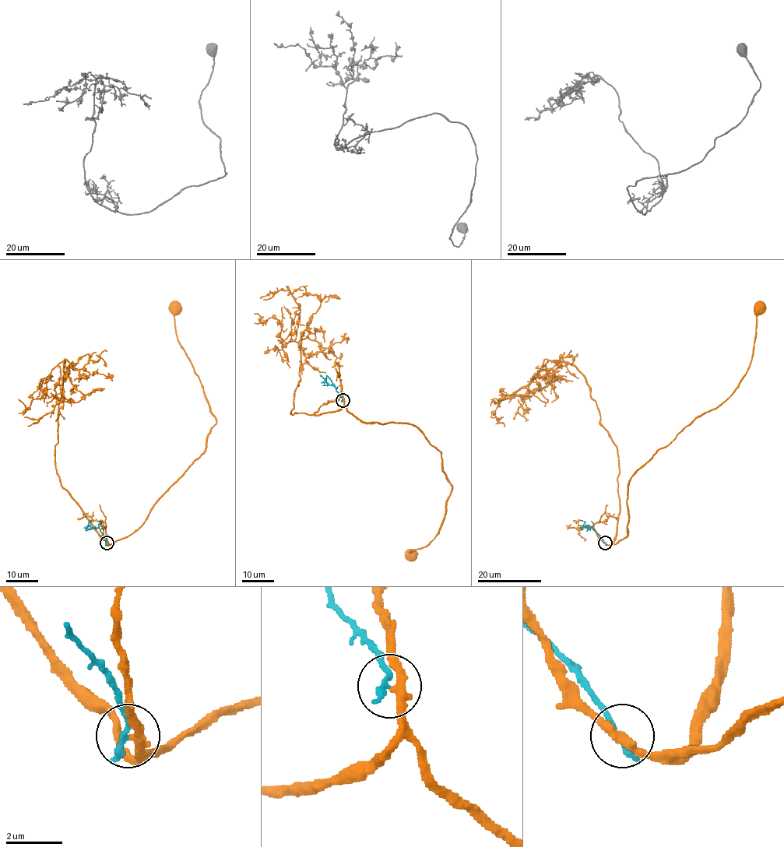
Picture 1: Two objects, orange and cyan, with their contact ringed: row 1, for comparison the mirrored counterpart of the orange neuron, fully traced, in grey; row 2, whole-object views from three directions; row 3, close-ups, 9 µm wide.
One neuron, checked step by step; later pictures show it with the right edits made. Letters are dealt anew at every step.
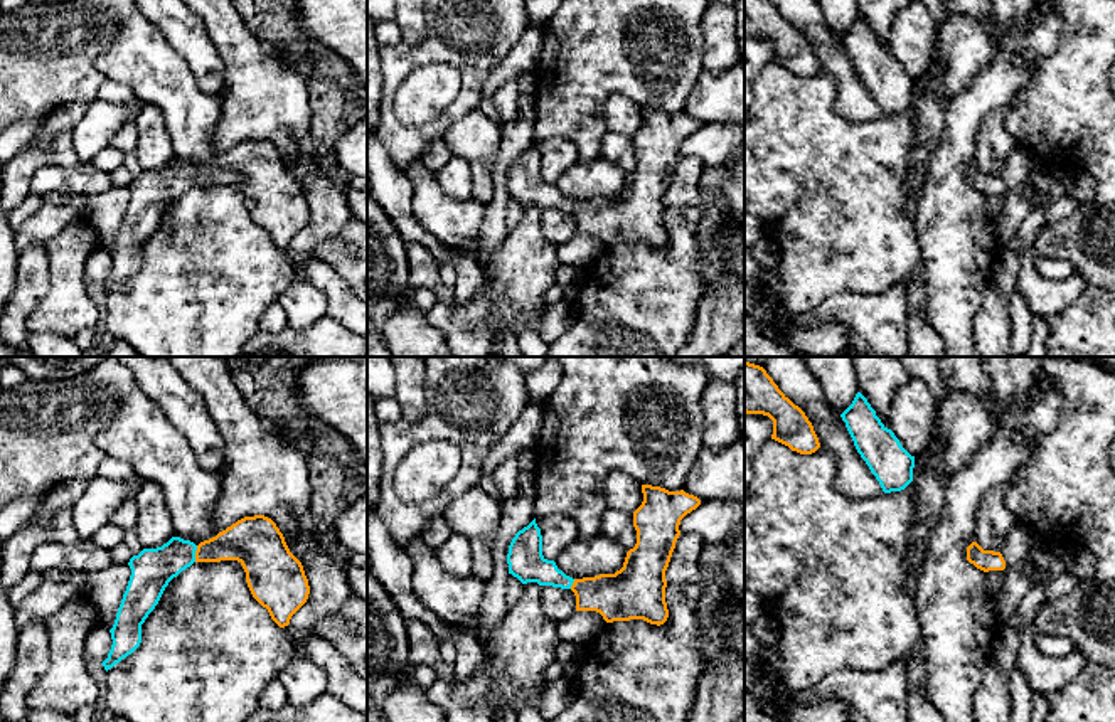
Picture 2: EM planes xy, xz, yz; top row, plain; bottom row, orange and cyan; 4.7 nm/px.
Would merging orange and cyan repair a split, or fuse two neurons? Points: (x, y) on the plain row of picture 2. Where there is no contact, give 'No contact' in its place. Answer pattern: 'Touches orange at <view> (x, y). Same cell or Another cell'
Touches orange at xy (196, 177). Same cell

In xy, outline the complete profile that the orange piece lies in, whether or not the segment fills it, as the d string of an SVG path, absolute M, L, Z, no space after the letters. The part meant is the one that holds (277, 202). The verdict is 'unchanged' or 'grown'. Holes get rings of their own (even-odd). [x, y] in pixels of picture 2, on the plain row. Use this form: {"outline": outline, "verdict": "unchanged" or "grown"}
{"outline": "M244 140L195 168L172 160L157 172L143 172L128 185L131 199L111 256L111 273L101 286L108 295L141 266L141 247L158 227L168 205L194 185L237 183L253 220L285 251L307 226L308 202L301 185L290 175L276 146L264 140Z", "verdict": "grown"}

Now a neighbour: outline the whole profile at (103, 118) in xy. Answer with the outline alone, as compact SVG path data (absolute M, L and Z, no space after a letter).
M101 98L88 104L84 118L72 128L71 145L86 165L109 145L109 140L125 123L135 123L143 103L115 104Z

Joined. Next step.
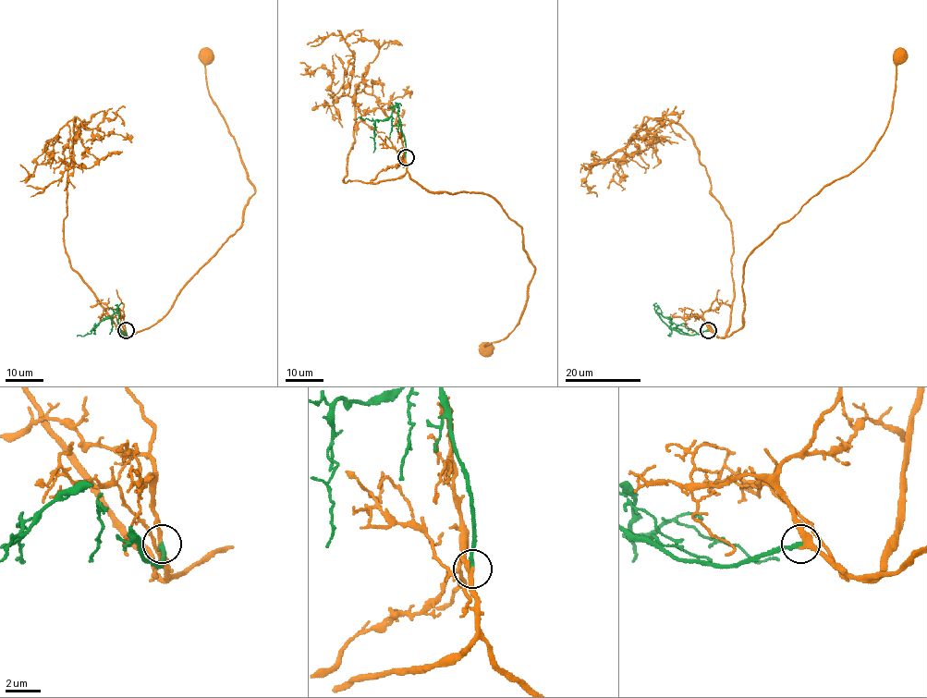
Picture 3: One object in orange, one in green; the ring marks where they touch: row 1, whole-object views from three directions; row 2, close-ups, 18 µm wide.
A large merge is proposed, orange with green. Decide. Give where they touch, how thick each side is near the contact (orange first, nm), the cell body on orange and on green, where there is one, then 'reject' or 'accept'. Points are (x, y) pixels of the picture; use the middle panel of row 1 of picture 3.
place (406, 157); calibres 300 and 240 nm; soma orange (485, 349); soma green none; accept

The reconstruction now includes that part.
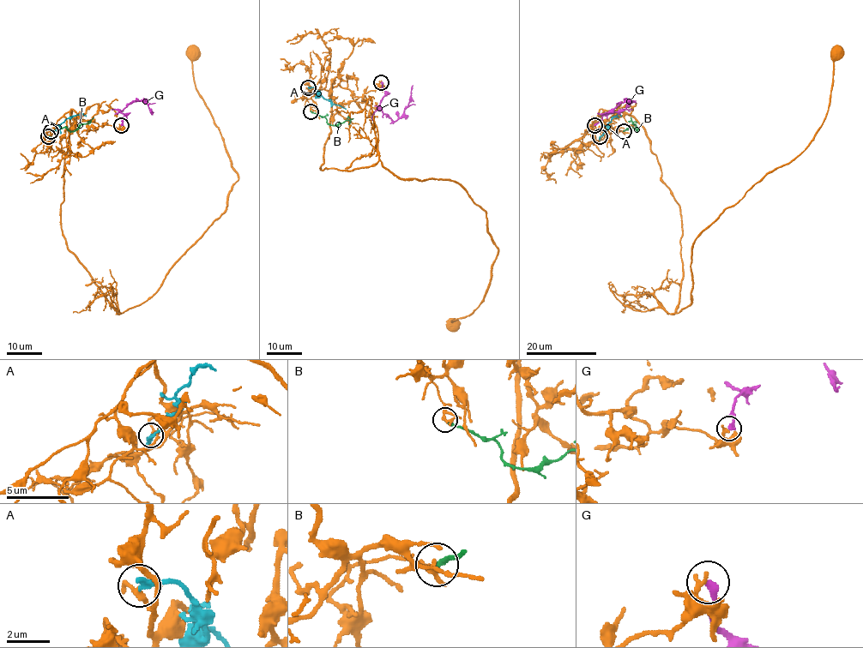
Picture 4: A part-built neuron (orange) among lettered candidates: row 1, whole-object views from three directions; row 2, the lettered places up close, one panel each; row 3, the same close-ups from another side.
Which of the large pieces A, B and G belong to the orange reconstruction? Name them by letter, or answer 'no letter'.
no letter

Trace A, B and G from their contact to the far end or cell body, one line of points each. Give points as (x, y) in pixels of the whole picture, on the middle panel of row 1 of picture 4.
A: (309, 88), (314, 87), (320, 96), (346, 109)
B: (310, 110), (325, 118), (328, 124), (335, 125), (353, 118)
G: (381, 81), (384, 96), (380, 109), (393, 121), (401, 116), (407, 105), (413, 86)

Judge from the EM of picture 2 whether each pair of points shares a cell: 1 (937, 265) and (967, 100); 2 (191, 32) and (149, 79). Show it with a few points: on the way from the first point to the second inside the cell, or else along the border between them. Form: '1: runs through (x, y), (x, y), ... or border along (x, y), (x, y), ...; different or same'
1: runs through (949, 224), (949, 164), (957, 152), (959, 140); same
2: border along (149, 21), (184, 59), (197, 83); different

